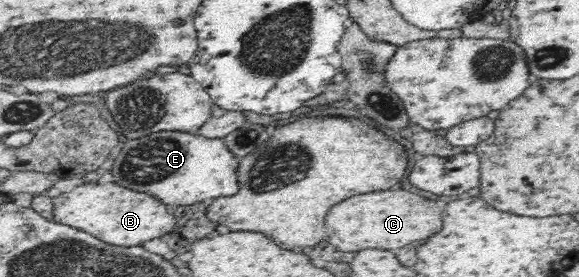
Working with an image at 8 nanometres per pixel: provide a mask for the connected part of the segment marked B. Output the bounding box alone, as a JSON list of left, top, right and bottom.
[52,181,175,246]

